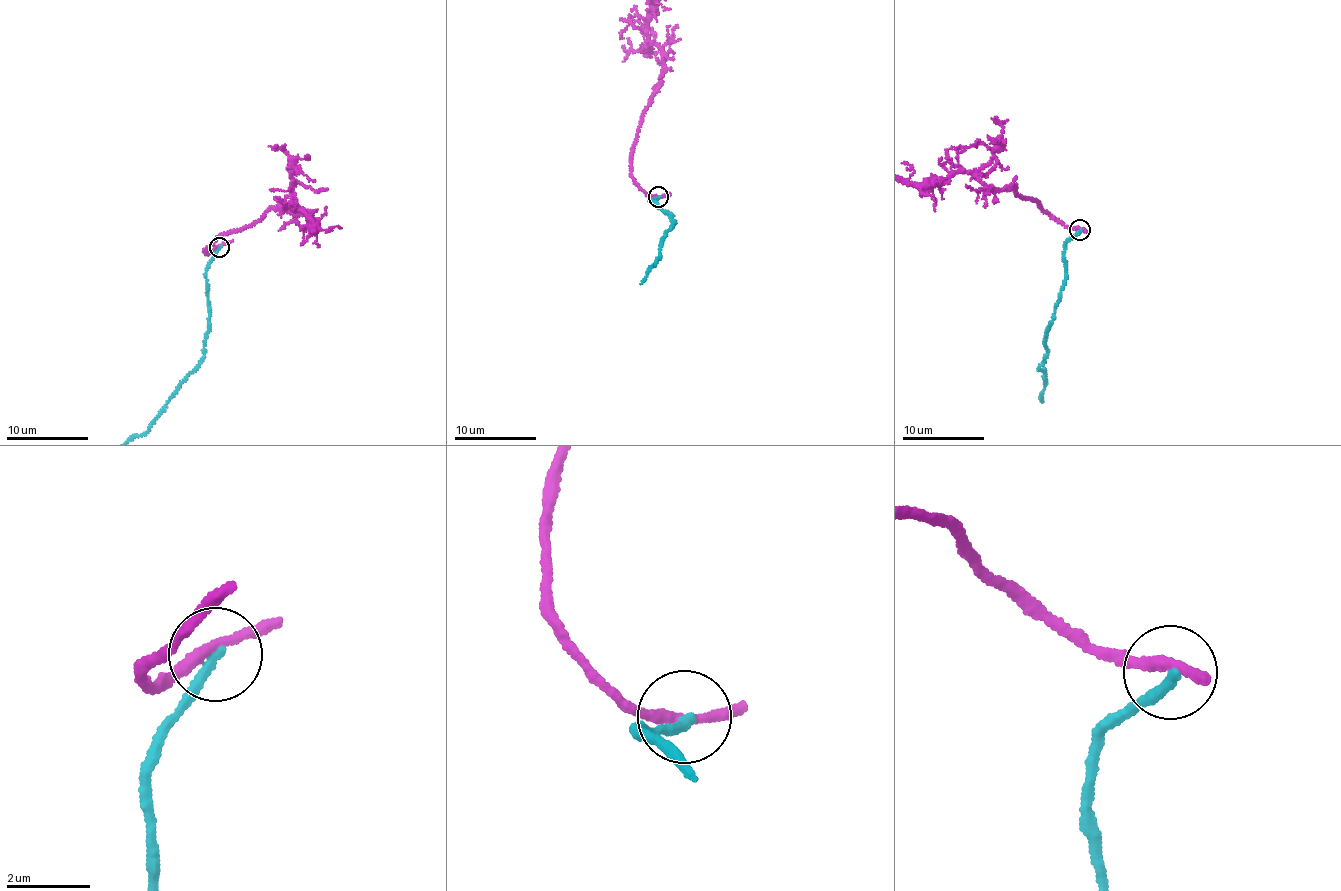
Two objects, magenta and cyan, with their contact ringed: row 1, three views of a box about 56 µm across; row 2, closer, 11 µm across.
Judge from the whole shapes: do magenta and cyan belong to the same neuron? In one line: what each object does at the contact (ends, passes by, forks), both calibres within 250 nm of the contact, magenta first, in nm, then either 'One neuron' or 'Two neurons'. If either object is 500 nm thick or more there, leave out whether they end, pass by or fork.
At the ring magenta passes by. At the ring cyan ends. Thickness 240 nm (magenta) against 240 nm. Two neurons

